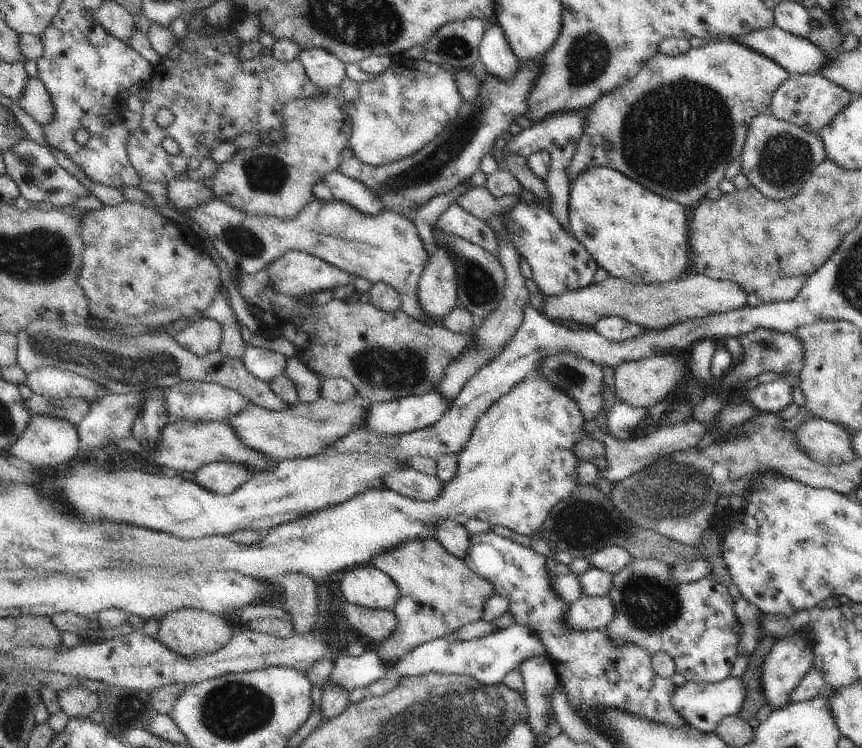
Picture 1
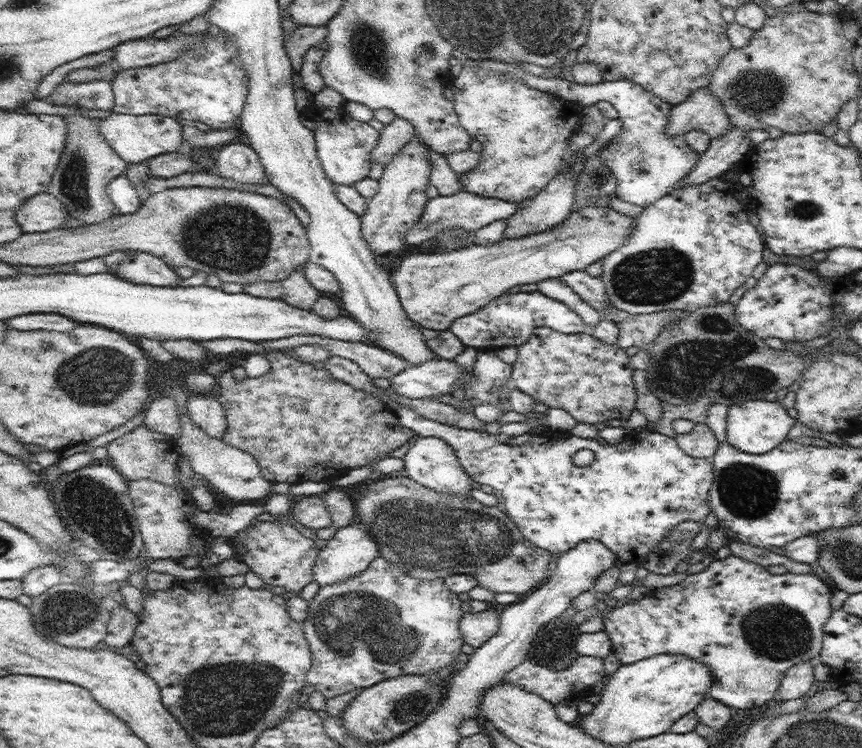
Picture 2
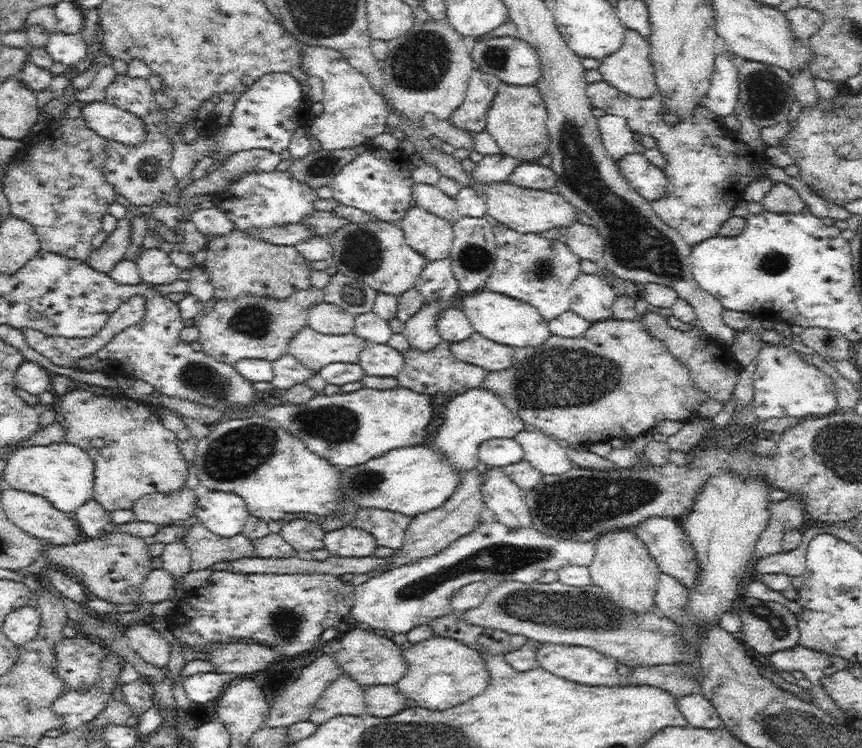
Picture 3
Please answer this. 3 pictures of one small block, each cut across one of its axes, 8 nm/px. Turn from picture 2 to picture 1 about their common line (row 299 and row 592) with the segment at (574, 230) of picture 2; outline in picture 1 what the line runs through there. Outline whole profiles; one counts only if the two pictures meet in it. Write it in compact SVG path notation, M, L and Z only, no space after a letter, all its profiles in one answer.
M417 540L401 544L399 548L377 556L369 566L379 568L399 588L399 600L393 608L397 626L391 636L379 644L379 658L385 664L395 664L401 656L411 652L415 646L431 642L435 638L447 638L457 628L481 620L485 602L493 596L489 580L477 576L465 560L449 554L439 540Z

